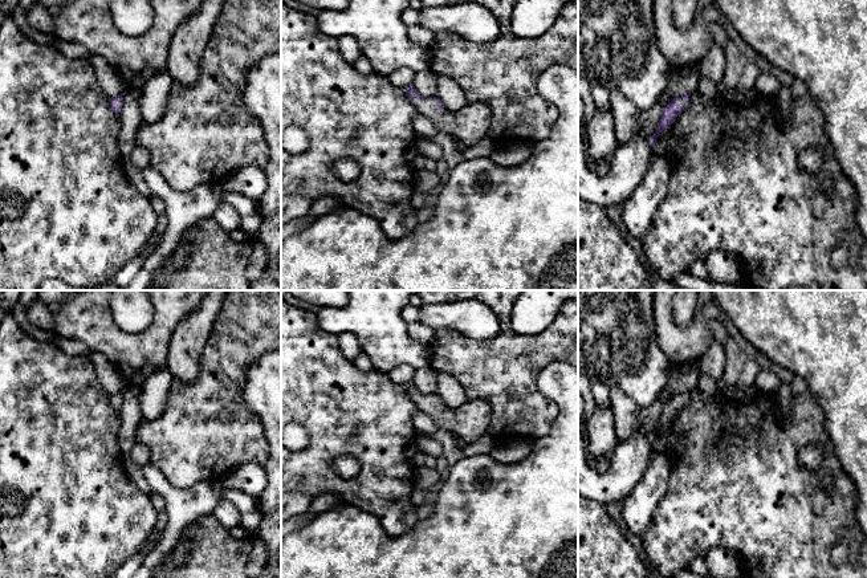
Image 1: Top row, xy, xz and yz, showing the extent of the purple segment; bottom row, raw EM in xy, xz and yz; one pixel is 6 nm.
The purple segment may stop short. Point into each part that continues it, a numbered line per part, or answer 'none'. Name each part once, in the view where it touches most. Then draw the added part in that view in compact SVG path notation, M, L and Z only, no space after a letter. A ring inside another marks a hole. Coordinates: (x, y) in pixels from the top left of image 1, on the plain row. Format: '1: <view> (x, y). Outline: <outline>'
1: xz (469, 422). Outline: M415 391L411 396L420 411L428 414L439 428L449 431L464 444L476 441L489 431L492 410L487 400L468 400L459 408L439 408L435 396L418 396Z

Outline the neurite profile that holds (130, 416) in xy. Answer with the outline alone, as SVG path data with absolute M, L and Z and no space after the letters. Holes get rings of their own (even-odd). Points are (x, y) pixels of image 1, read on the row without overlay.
M126 386L122 390L123 403L118 410L119 414L119 432L118 447L123 455L130 453L131 448L137 443L137 431L143 420L143 415L139 406L139 388L134 386Z

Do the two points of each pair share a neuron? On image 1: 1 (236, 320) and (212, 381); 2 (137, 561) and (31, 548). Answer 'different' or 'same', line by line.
1: same
2: different

